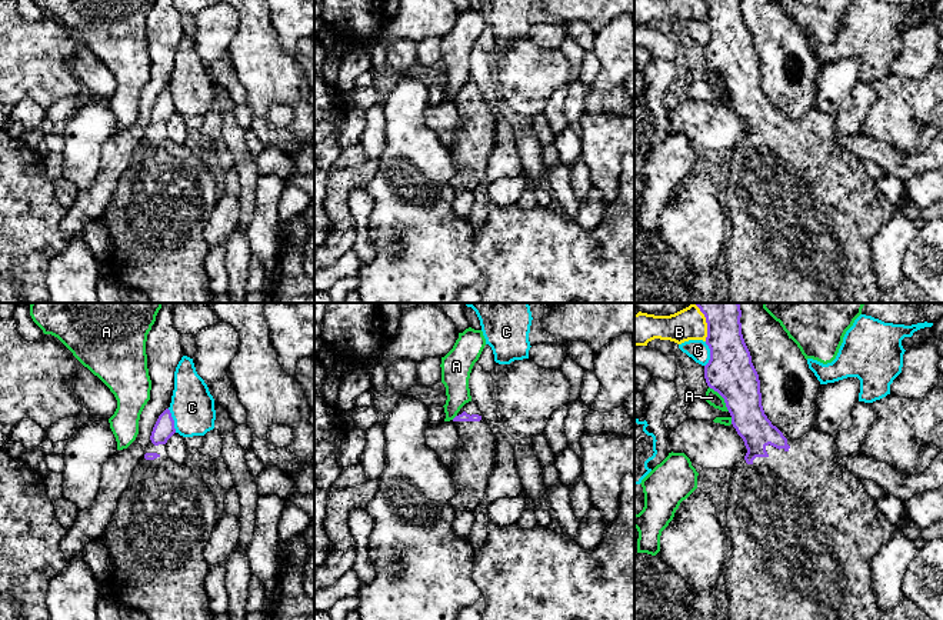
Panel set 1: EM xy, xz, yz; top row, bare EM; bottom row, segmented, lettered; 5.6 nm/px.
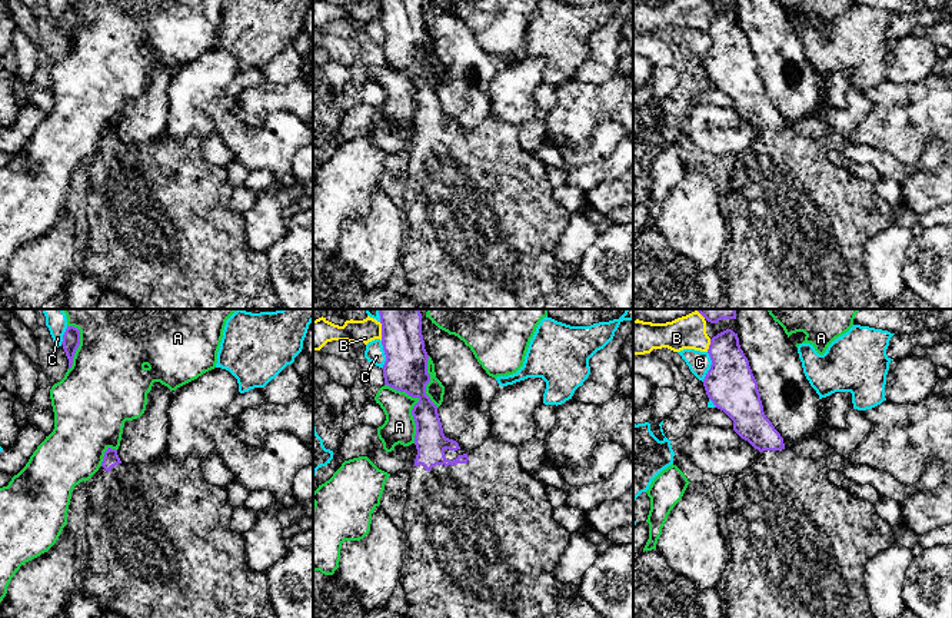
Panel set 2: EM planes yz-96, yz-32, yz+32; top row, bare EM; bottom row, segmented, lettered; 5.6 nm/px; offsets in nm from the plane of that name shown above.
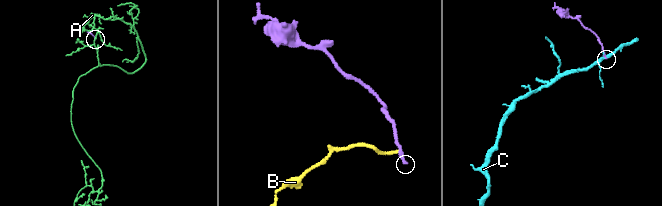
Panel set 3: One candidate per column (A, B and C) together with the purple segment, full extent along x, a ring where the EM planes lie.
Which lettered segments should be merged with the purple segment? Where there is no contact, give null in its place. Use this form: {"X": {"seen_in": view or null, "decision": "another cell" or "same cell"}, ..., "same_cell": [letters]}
{"A": {"seen_in": "yz", "decision": "another cell"}, "B": {"seen_in": "yz", "decision": "another cell"}, "C": {"seen_in": "yz", "decision": "another cell"}, "same_cell": []}

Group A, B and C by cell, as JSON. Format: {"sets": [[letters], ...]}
{"sets": [["A"], ["B"], ["C"]]}

